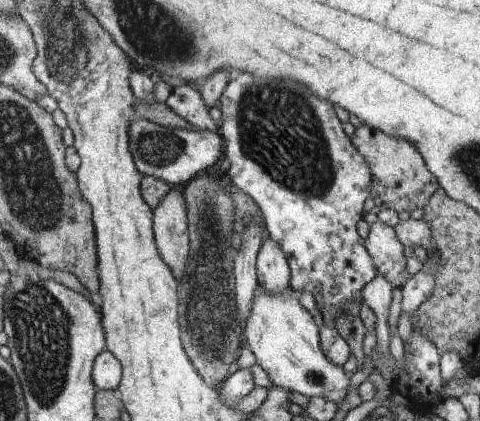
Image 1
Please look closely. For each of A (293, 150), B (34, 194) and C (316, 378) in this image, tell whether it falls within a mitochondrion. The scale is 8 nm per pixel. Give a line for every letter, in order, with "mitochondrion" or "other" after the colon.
A: mitochondrion
B: mitochondrion
C: other

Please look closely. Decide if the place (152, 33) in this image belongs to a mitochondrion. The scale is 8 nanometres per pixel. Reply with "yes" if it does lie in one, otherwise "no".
yes

